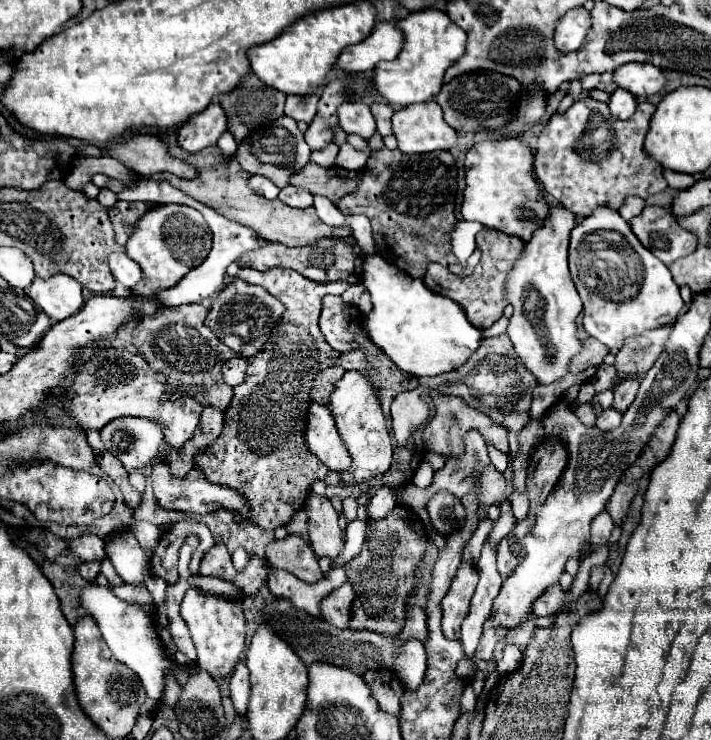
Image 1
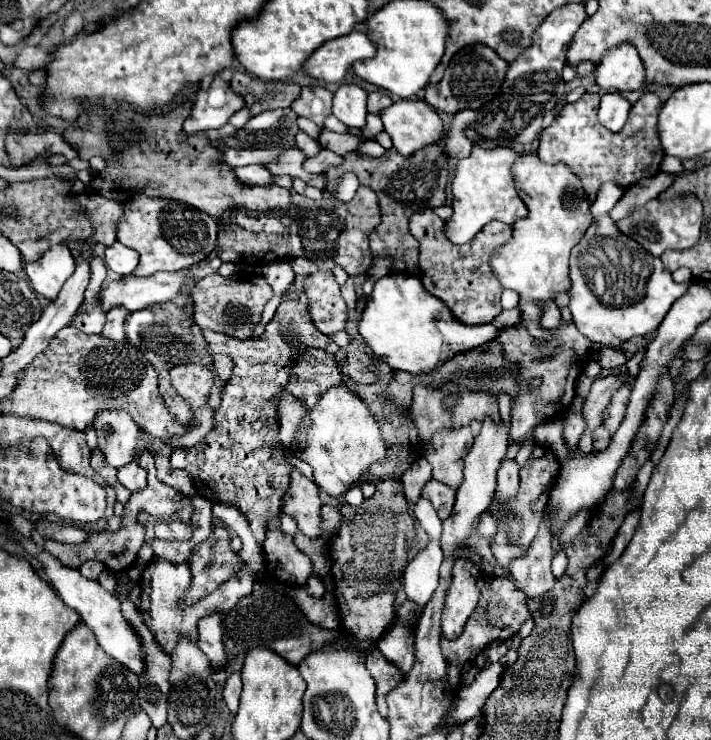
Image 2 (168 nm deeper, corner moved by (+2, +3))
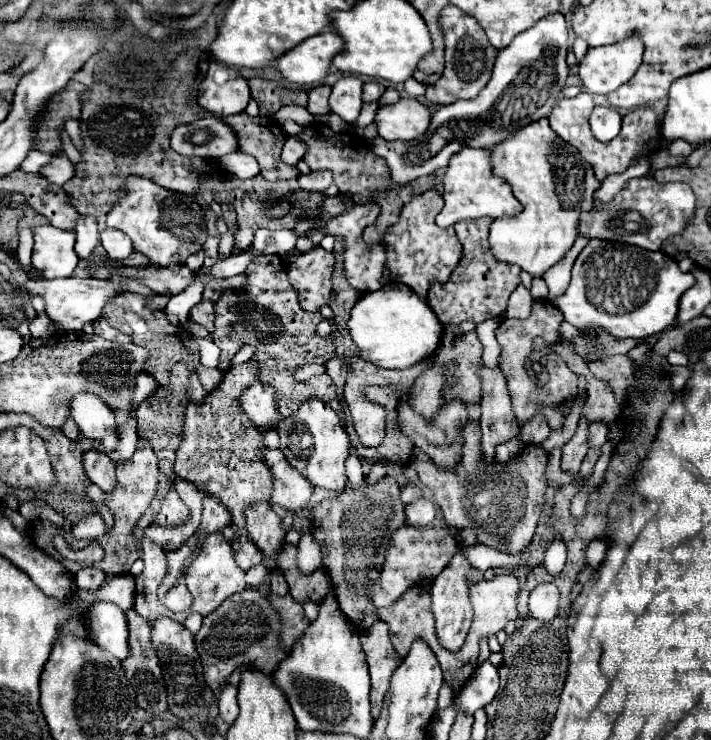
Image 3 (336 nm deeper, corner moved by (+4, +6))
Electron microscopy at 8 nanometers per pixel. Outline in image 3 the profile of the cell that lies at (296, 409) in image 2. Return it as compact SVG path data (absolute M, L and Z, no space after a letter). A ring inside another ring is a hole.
M258 382L258 384L252 384L240 396L244 412L260 428L268 428L268 424L274 424L278 420L278 416L280 416L278 406L276 406L276 394L274 392L276 390L270 384Z

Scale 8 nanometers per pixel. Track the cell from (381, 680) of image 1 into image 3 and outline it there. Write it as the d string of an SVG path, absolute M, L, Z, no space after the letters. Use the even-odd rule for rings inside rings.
M378 622L360 636L362 648L366 652L366 660L370 666L370 678L372 678L372 692L370 692L370 702L372 702L372 716L378 718L382 710L382 700L388 690L390 678L402 658L398 652L394 652L388 636L388 624Z

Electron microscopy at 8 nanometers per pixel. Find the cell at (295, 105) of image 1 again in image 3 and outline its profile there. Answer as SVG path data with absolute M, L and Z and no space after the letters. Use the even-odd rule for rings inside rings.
M316 86L308 92L308 112L312 116L320 116L320 114L328 114L328 96L330 96L330 86Z

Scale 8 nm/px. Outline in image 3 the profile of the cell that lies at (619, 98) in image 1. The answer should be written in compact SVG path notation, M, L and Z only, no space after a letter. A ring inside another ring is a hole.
M596 106L590 114L590 128L598 140L608 142L618 136L622 124L622 116L614 106Z

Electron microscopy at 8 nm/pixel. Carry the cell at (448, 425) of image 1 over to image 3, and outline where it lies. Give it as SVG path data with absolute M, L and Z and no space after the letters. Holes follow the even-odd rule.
M446 326L440 348L438 348L438 352L434 352L434 356L428 360L428 364L430 364L430 368L420 378L416 378L412 392L410 392L408 402L414 412L432 420L438 414L438 410L452 400L460 400L466 406L480 402L482 380L480 380L478 372L482 370L482 342L478 340L474 330L460 334L458 326Z

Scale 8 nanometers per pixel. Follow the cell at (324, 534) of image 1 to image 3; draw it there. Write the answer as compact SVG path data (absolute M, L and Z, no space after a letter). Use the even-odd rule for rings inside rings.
M266 448L262 454L274 478L272 504L282 506L288 512L300 512L308 508L308 500L314 494L314 486L296 468L290 468L288 460L280 450Z

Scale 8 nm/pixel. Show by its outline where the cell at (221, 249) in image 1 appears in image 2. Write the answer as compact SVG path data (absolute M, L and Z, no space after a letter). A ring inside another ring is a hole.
M190 271L176 273L156 273L150 277L126 275L116 283L110 283L100 289L98 303L104 313L114 307L124 307L128 311L138 311L150 303L172 301L180 289L190 281Z

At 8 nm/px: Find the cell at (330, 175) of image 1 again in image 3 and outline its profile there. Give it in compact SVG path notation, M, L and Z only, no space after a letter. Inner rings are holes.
M234 114L226 116L224 122L228 122L234 132L238 134L240 150L254 156L260 164L260 174L266 176L266 180L294 180L300 176L296 166L284 164L280 158L282 144L286 140L286 132L278 126L274 118L250 118L248 114Z

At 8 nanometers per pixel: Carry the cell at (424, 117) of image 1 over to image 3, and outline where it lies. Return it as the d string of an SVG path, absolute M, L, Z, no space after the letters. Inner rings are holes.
M402 98L394 106L384 106L376 112L378 134L384 140L410 142L422 136L430 126L430 112L416 98Z

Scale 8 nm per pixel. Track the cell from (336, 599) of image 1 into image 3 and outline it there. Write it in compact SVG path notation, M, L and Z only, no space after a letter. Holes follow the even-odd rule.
M268 594L272 598L274 608L280 612L282 616L282 634L280 634L280 644L282 648L290 650L298 638L306 632L306 628L310 626L310 622L304 616L302 604L294 602L294 598L290 594L286 596L276 596L276 594Z

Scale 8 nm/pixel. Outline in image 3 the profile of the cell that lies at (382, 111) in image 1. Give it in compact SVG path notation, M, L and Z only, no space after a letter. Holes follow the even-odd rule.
M368 82L368 84L364 84L364 94L362 94L362 98L364 98L364 102L376 102L376 100L382 96L384 90L386 90L386 88L384 88L380 82Z

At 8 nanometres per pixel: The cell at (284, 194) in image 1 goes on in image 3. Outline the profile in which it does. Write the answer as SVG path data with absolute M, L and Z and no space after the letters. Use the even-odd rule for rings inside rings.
M328 170L310 172L310 174L306 174L306 176L300 176L300 178L298 178L298 184L300 184L302 190L322 192L322 190L326 190L326 188L332 184L332 172L328 172Z

